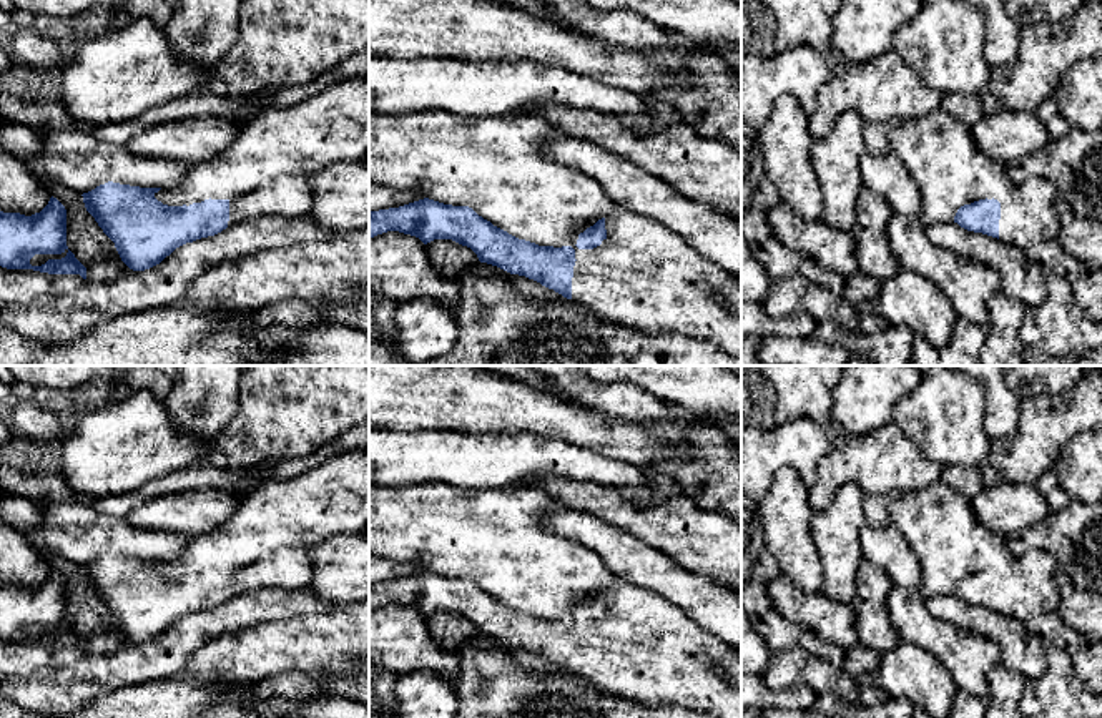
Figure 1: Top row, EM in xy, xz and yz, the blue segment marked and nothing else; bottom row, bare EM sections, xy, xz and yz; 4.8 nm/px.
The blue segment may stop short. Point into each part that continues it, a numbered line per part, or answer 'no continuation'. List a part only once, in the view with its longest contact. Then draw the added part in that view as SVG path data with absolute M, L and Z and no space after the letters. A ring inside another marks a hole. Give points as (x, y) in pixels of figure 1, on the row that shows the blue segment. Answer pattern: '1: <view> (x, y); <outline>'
1: xz (645, 276); M617 208L605 216L607 238L600 246L588 249L585 259L577 259L572 278L572 301L593 316L648 334L685 334L721 347L728 354L741 356L741 316L733 314L721 302L725 289L741 284L741 279L725 268L696 253L675 231L638 216L625 208Z

